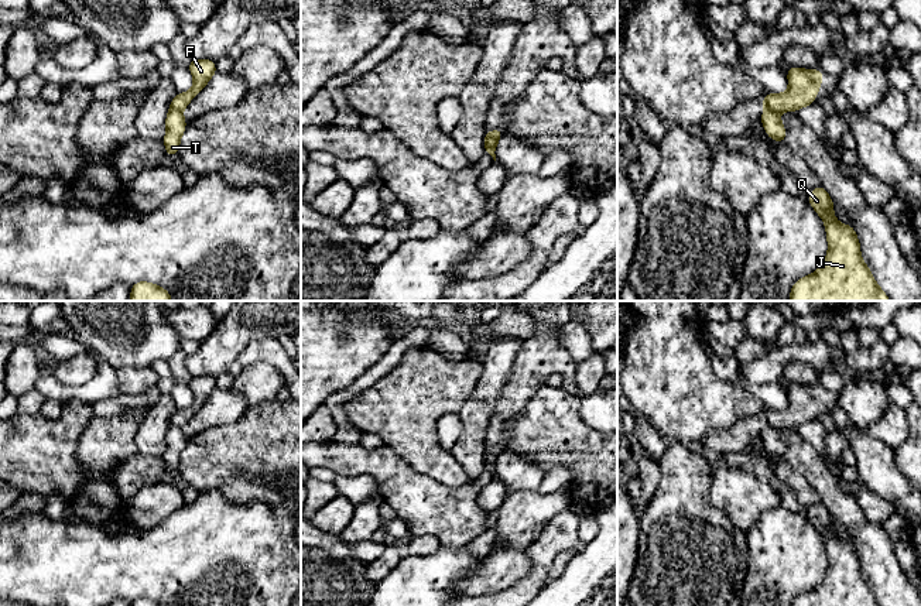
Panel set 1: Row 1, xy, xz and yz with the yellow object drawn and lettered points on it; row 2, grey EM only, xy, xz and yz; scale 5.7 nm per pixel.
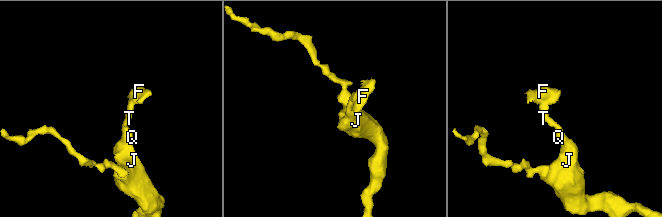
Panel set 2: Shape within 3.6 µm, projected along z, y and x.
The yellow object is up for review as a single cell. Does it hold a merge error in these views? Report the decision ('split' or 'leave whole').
split

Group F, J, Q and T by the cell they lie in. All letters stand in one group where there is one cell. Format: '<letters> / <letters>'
F / J Q T

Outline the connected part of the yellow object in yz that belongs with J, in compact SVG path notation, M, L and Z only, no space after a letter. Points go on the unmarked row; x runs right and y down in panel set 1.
M821 500L809 509L808 520L825 540L828 571L815 589L795 598L791 606L881 606L860 572L853 542L836 537L833 517Z

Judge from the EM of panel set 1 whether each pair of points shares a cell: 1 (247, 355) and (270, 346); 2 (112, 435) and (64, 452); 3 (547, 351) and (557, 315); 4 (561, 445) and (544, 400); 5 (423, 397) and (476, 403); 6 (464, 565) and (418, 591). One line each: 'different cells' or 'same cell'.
1: same cell
2: different cells
3: same cell
4: same cell
5: different cells
6: same cell

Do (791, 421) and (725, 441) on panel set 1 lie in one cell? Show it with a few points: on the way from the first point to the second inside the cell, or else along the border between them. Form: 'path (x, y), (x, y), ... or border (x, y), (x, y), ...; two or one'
path (774, 418), (763, 418), (742, 431); one

